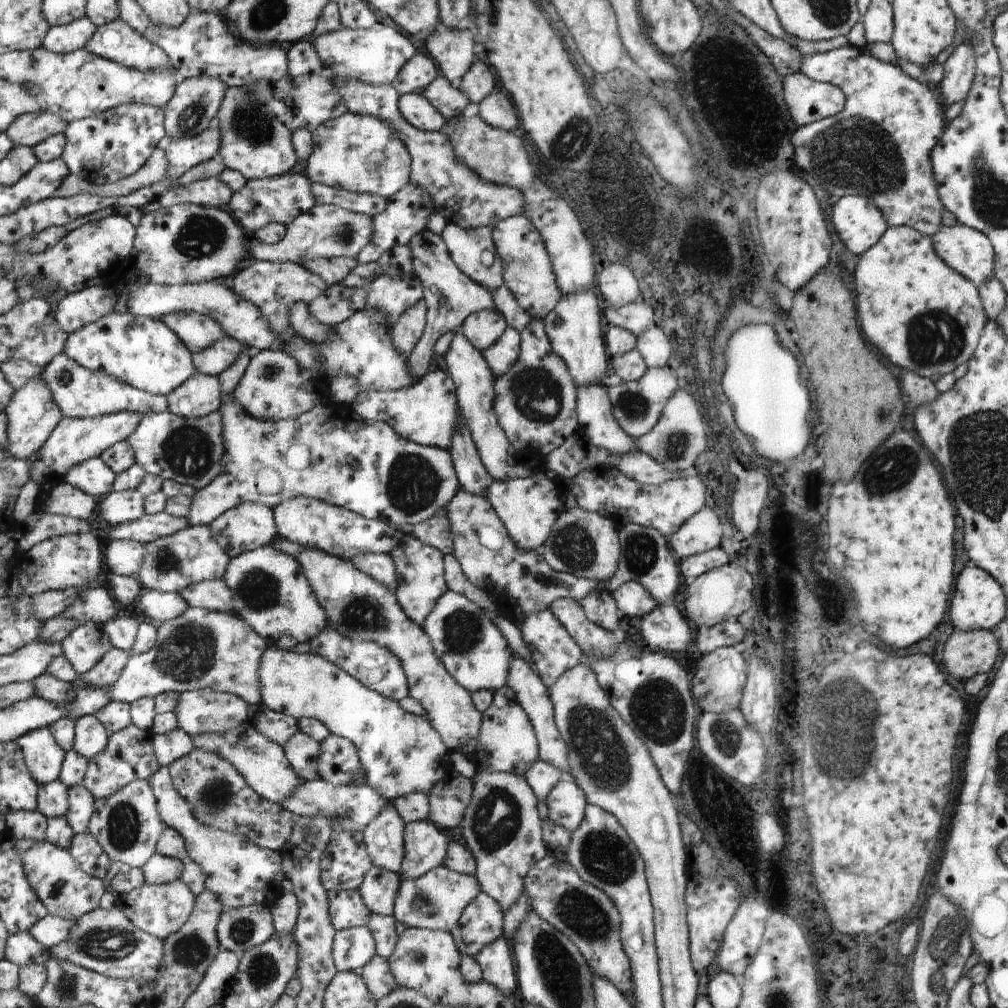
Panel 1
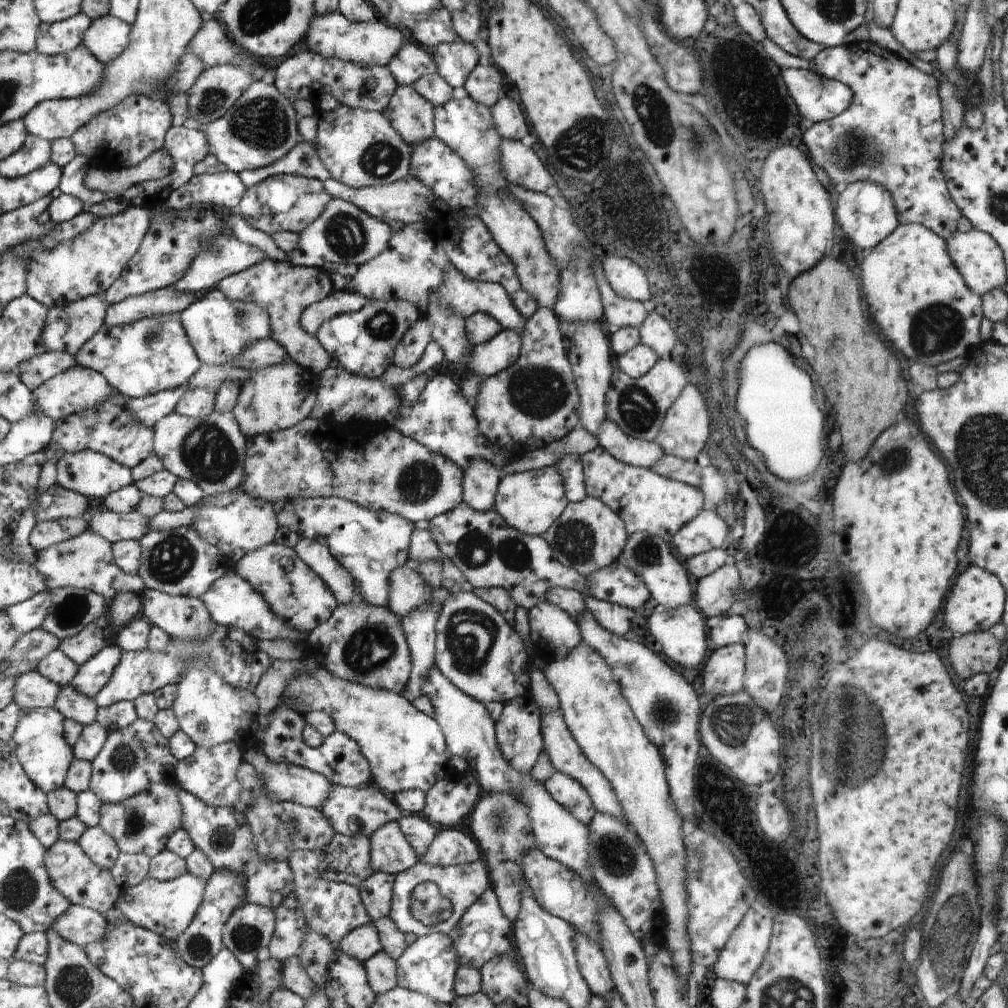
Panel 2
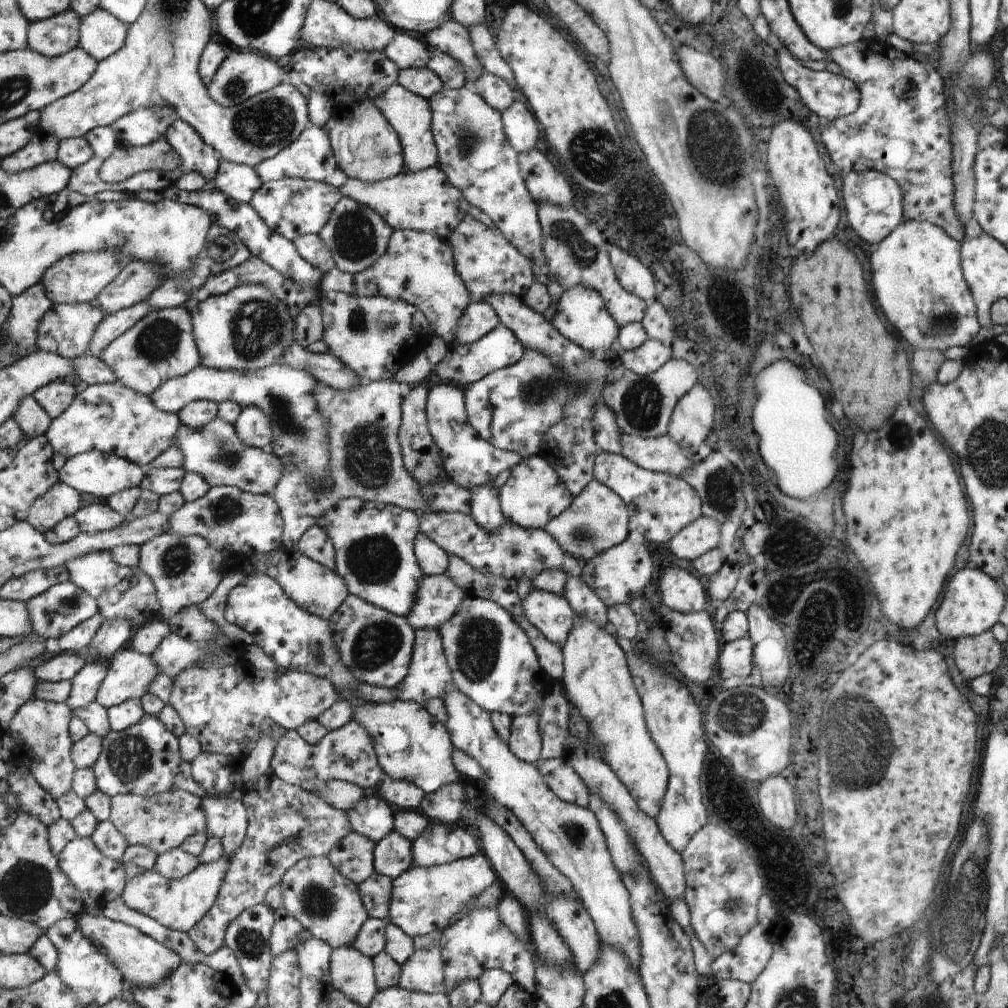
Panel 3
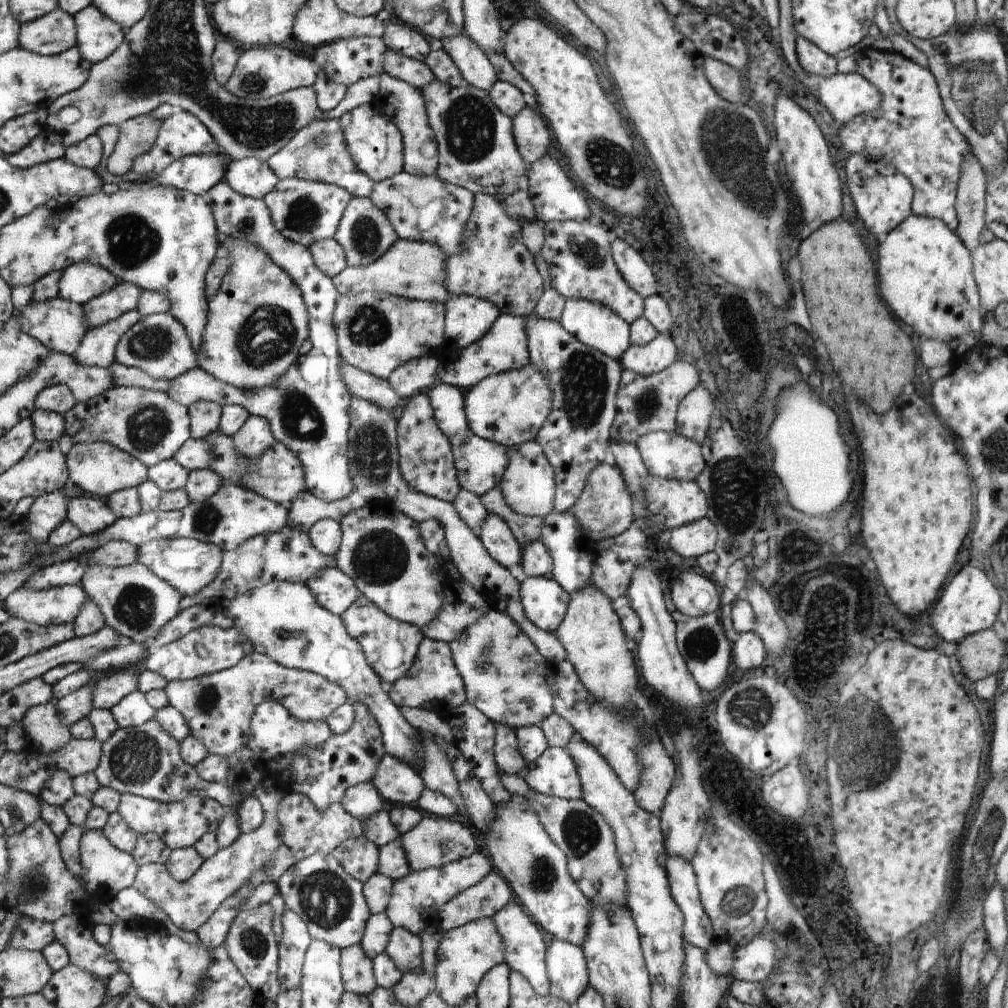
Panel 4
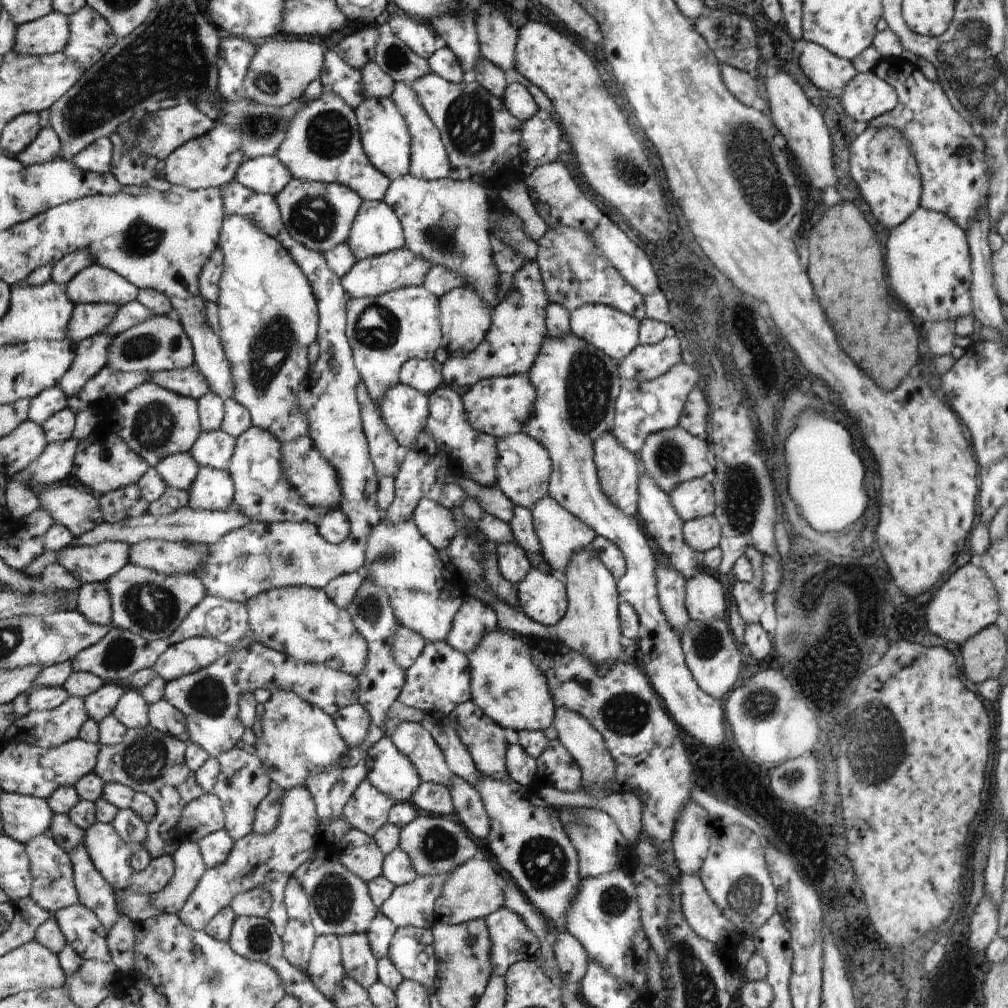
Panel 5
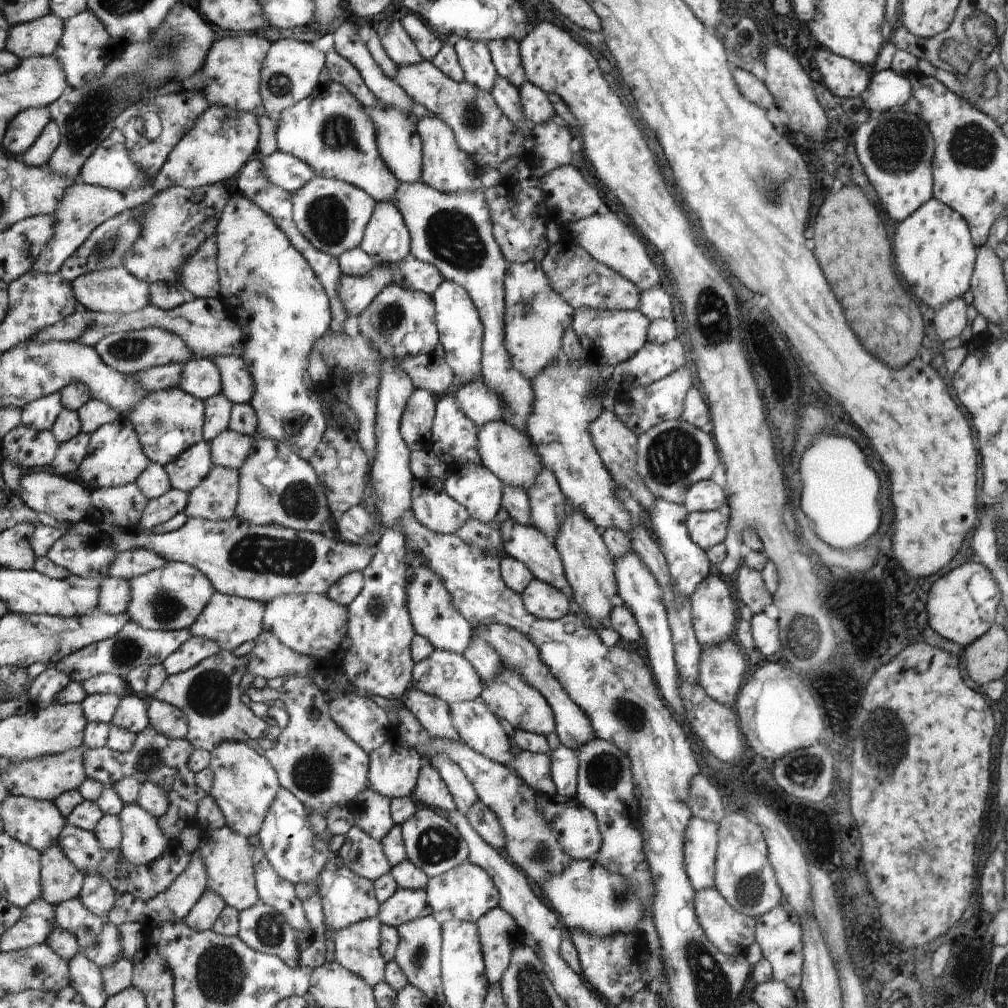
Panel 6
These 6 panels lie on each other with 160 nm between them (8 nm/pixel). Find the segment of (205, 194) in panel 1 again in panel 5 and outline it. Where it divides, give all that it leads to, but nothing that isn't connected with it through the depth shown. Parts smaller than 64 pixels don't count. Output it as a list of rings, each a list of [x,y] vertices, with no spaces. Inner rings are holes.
[[[277,155],[246,159],[237,172],[237,181],[257,193],[277,196],[293,180],[292,173]]]

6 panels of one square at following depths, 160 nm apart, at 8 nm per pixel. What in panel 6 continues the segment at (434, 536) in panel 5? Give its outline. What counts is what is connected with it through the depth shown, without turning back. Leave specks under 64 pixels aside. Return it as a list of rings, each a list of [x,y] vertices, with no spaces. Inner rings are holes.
[[[439,478],[412,479],[411,509],[420,524],[441,535],[454,535],[471,514],[446,491]]]

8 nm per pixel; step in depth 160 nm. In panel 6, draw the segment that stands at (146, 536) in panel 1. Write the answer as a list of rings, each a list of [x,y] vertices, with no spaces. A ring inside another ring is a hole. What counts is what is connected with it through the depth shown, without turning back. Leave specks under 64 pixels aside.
[[[49,468],[46,470],[25,471],[20,495],[37,513],[46,513],[58,521],[65,521],[72,525],[84,521],[84,518],[88,516],[88,508],[92,506],[90,504],[90,494],[84,486],[62,480],[60,474]]]

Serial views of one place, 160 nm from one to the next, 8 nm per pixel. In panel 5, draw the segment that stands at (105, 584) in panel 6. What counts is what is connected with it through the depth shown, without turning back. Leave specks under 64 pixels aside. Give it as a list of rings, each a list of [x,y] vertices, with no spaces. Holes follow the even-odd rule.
[[[81,583],[75,608],[95,625],[109,626],[113,620],[112,597],[104,583]]]

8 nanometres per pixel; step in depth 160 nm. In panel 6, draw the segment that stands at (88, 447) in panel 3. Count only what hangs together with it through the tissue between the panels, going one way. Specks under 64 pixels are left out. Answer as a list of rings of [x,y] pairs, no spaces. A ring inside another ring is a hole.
[[[179,387],[148,392],[148,396],[132,408],[128,417],[136,429],[145,455],[162,466],[172,463],[193,444],[204,440],[205,401],[198,400]]]

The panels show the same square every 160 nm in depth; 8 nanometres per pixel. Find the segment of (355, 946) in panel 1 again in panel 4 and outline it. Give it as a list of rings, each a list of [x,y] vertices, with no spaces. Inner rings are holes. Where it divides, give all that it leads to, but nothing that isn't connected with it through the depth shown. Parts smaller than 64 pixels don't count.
[[[385,912],[370,915],[360,944],[371,959],[386,951],[393,927],[392,921]]]

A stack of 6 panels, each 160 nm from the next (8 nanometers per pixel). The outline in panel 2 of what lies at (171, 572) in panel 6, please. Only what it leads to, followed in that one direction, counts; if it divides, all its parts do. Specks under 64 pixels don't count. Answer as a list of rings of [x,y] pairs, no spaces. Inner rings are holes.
[[[84,531],[78,536],[49,546],[46,550],[37,552],[37,561],[34,566],[45,578],[47,590],[76,587],[94,591],[105,598],[107,608],[110,608],[114,598],[121,592],[131,592],[142,595],[146,589],[142,577],[130,575],[115,562],[112,545],[102,536],[92,531]]]

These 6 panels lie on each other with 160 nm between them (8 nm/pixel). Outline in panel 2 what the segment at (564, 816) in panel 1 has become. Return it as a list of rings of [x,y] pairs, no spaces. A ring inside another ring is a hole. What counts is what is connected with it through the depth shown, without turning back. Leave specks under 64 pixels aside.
[[[555,770],[546,780],[545,788],[558,804],[572,813],[582,824],[588,826],[592,822],[598,810],[588,790],[577,780]]]

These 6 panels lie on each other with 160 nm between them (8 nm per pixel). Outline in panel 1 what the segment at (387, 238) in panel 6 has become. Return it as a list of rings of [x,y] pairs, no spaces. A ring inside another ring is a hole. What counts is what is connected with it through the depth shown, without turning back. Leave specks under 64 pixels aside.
[[[317,204],[312,210],[298,215],[286,225],[285,235],[274,244],[251,240],[251,257],[258,261],[291,262],[306,264],[317,258],[338,258],[358,256],[360,250],[369,242],[373,222],[371,217],[362,213],[347,211],[336,205]]]

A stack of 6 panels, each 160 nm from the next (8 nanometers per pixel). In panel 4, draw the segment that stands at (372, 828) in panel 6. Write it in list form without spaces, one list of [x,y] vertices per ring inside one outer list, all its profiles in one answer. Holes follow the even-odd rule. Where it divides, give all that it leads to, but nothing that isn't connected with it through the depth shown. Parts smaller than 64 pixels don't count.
[[[371,781],[356,783],[348,788],[340,804],[358,820],[368,819],[370,815],[376,815],[382,808],[387,808],[387,804],[381,793]]]

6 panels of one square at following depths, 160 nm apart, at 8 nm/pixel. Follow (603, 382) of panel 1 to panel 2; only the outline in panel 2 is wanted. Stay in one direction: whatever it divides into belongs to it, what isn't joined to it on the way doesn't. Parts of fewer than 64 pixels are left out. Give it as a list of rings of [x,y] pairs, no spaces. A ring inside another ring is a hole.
[[[604,419],[597,430],[597,444],[619,461],[635,467],[652,468],[664,458],[664,449],[654,441],[628,436],[610,419]]]

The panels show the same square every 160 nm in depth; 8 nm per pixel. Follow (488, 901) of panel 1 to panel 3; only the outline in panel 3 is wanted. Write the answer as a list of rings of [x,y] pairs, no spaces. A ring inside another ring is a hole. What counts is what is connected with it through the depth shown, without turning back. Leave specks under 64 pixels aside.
[[[476,907],[468,911],[455,923],[441,930],[439,945],[445,961],[444,994],[448,994],[466,979],[480,979],[480,976],[490,969],[509,972],[515,984],[534,994],[536,967],[534,954],[505,924],[502,924],[497,907]]]

